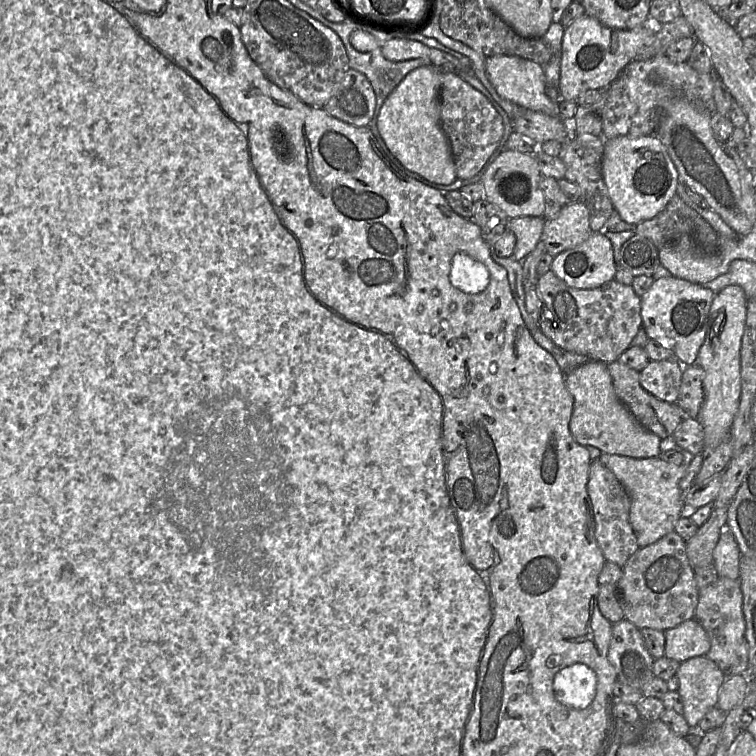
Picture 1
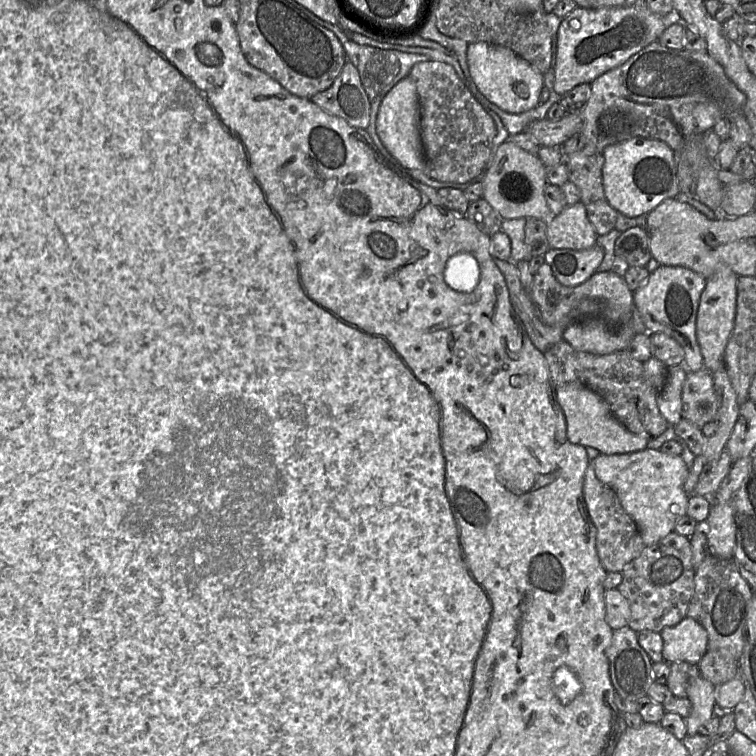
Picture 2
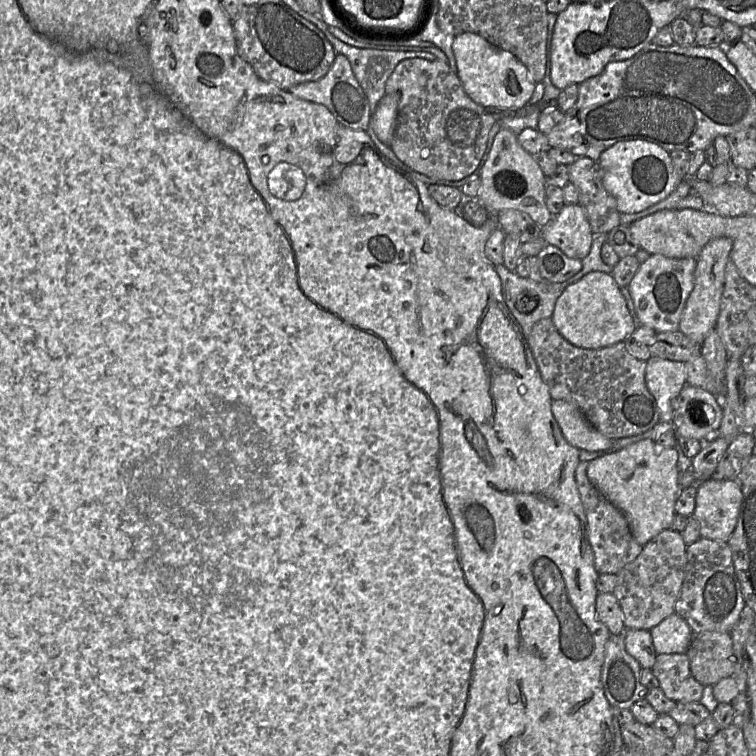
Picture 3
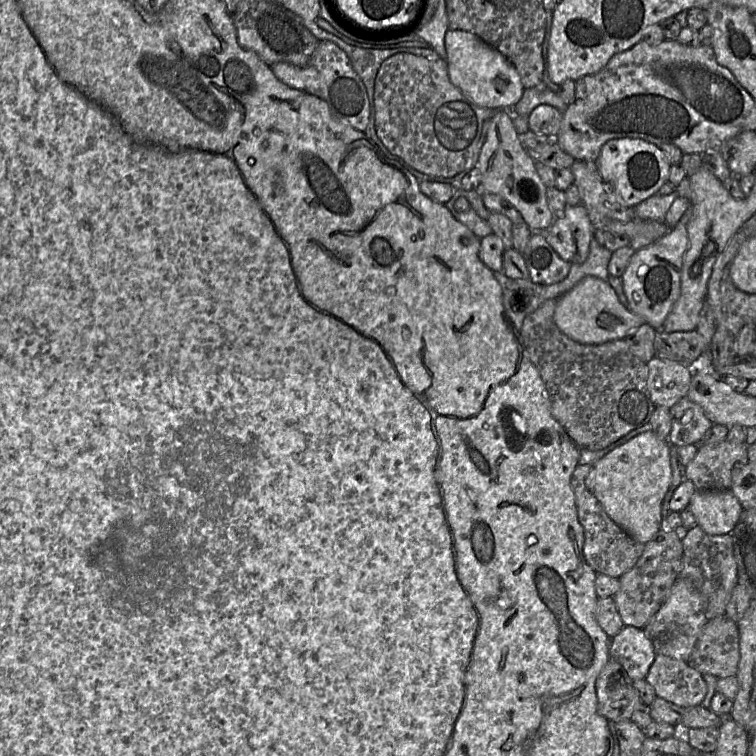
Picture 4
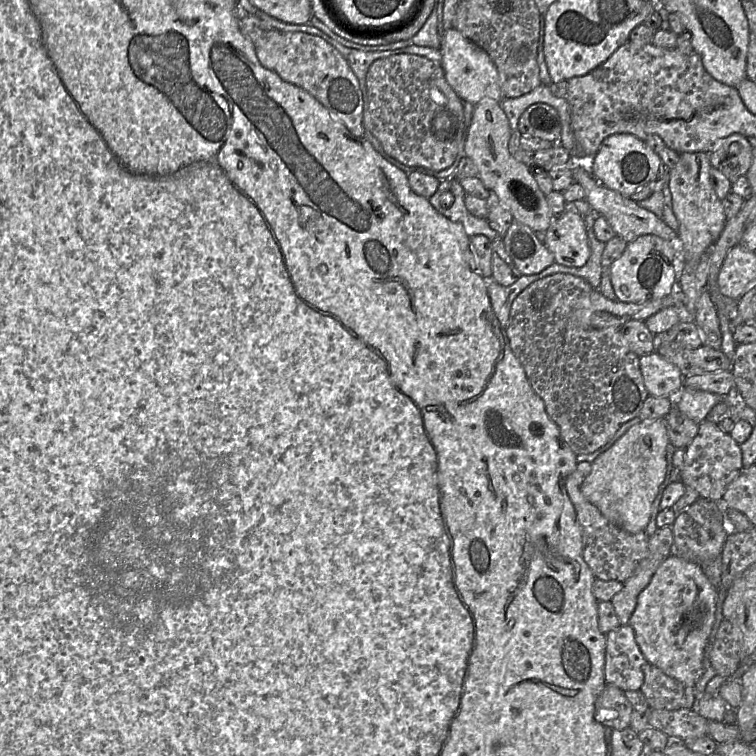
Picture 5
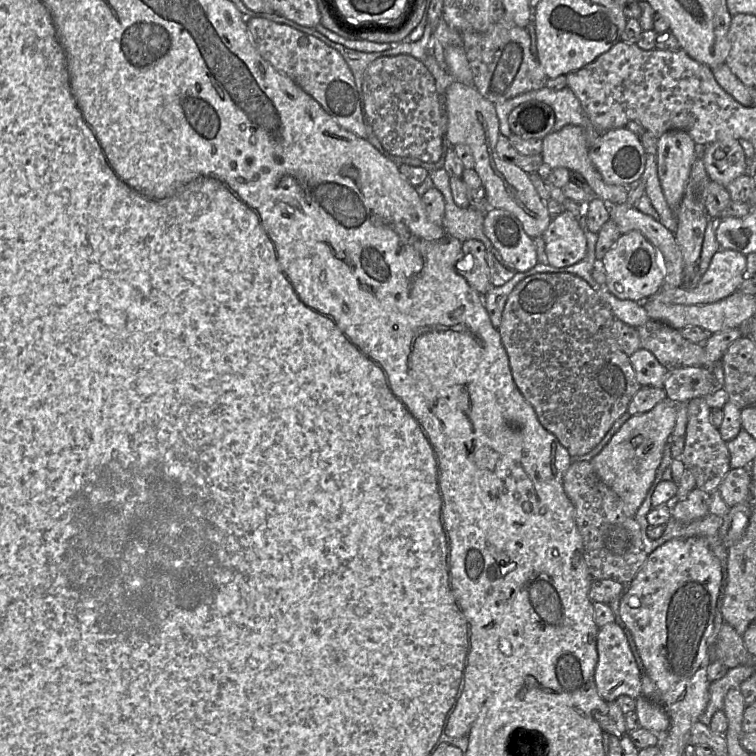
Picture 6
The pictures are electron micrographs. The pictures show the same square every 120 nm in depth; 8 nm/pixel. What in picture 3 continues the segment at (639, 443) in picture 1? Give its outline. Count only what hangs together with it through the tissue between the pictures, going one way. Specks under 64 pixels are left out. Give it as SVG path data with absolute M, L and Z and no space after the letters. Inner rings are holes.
M552 400L551 409L566 441L587 451L615 451L613 441L597 431L579 408L565 400Z

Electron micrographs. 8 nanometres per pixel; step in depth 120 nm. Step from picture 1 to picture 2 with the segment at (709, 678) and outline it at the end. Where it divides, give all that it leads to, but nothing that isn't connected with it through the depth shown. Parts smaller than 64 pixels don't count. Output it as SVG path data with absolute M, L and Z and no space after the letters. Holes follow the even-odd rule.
M696 668L696 673L689 678L686 694L692 704L692 710L685 718L687 736L698 734L699 727L713 717L713 707L716 704L717 687L704 679Z

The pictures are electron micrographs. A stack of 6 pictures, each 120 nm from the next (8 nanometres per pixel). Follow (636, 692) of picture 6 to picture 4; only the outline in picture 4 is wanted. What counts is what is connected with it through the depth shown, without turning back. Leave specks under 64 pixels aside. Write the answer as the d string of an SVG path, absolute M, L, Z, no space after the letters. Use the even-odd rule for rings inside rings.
M626 625L611 638L609 653L633 681L645 679L656 658L653 642L645 631Z

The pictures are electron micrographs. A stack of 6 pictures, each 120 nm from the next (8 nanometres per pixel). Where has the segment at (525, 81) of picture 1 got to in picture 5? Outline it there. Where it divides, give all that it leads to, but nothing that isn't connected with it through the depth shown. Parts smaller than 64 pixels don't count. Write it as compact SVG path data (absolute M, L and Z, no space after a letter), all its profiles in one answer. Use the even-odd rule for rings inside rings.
M452 27L442 34L440 52L442 55L441 66L445 78L461 99L472 105L483 100L498 102L503 100L497 68L482 48Z

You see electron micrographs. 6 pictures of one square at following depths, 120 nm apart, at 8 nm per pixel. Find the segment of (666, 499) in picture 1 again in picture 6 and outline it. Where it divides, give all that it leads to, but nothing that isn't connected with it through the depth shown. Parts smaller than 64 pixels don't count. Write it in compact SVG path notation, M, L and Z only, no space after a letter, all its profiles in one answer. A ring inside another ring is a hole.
M665 399L646 413L632 415L589 461L599 478L621 499L623 511L629 517L635 517L655 480L665 445L670 443L676 425L677 412L677 402Z

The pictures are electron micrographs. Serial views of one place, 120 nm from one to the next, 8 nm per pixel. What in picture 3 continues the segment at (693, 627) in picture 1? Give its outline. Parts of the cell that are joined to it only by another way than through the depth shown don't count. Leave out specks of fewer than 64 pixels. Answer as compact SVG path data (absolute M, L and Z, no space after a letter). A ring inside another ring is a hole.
M675 613L649 631L657 655L686 654L695 635L688 623Z

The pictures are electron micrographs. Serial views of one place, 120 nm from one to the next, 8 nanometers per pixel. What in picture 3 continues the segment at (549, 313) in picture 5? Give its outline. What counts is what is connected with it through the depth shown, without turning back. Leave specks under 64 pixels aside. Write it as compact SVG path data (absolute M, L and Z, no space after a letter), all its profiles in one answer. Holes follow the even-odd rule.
M552 318L538 321L526 341L536 360L542 379L549 387L552 400L565 400L576 405L587 421L610 439L639 435L652 429L659 421L656 401L645 382L646 361L638 360L626 349L625 342L601 349L585 349L567 341L556 329Z

